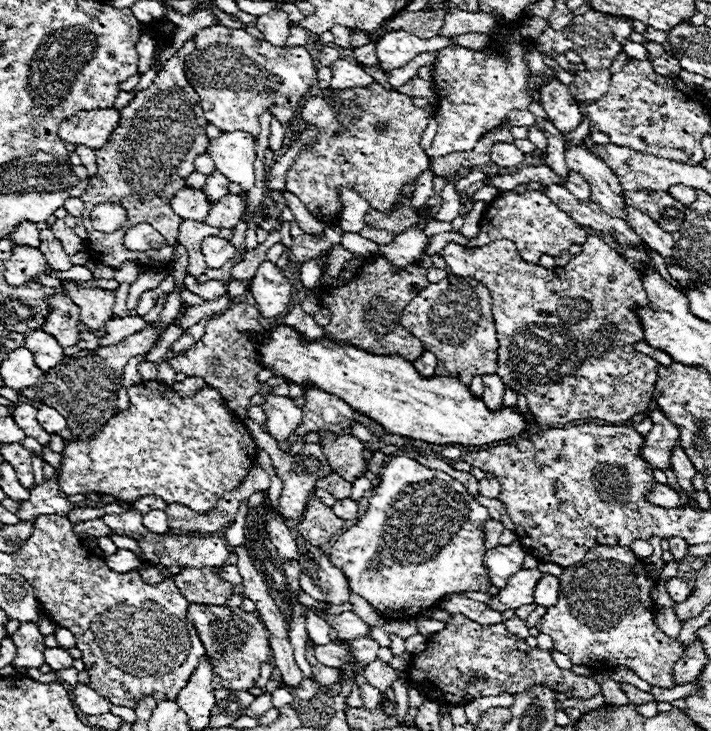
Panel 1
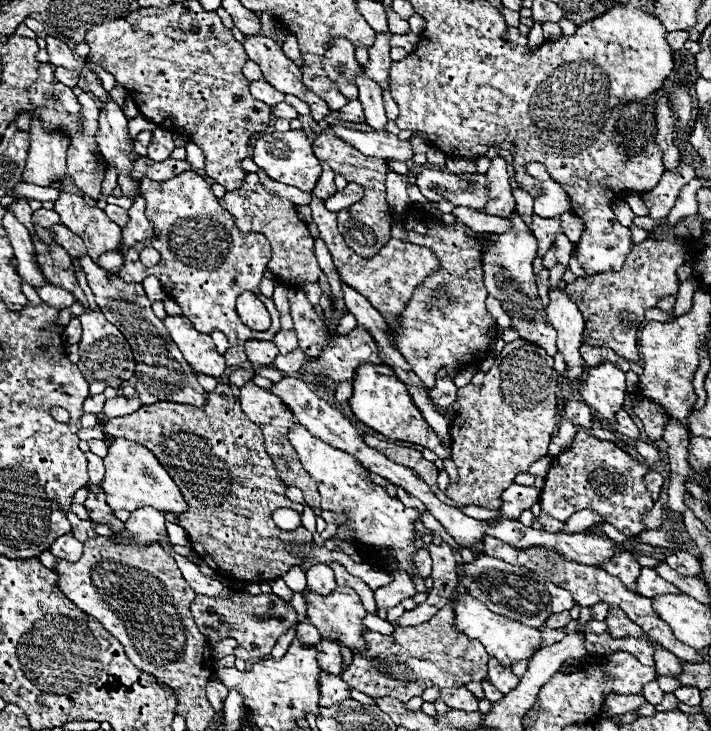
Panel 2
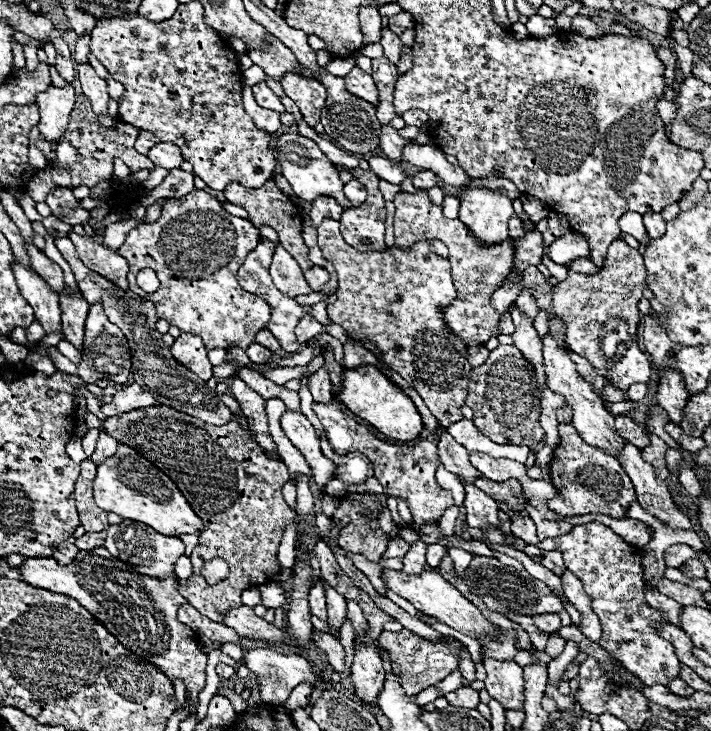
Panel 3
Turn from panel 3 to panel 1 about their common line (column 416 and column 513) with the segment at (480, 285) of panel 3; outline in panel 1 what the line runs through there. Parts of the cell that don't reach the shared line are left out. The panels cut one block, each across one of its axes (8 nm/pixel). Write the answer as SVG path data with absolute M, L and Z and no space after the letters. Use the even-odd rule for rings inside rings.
M528 190L524 194L498 194L496 200L490 202L490 206L483 213L480 230L476 236L476 248L502 238L514 240L522 258L527 262L538 262L540 254L558 256L572 244L582 244L586 240L586 232L566 212L562 212L554 202L550 202L550 198L536 190Z

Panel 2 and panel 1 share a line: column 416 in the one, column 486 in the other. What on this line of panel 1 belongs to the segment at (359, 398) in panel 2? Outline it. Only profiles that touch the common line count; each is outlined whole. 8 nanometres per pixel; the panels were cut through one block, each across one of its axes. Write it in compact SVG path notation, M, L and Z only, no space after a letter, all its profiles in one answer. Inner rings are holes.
M274 326L270 338L264 340L258 348L258 356L262 356L262 364L278 376L286 376L290 382L304 386L306 382L342 398L354 410L362 412L364 416L378 422L390 434L406 436L412 440L424 440L430 444L458 444L458 446L484 446L496 440L516 438L526 430L526 420L516 412L516 408L502 408L498 412L490 412L482 400L476 400L470 390L454 378L422 378L414 370L412 362L402 360L400 356L376 356L354 346L342 344L336 346L326 338L318 338L316 342L302 344L298 332L288 326Z

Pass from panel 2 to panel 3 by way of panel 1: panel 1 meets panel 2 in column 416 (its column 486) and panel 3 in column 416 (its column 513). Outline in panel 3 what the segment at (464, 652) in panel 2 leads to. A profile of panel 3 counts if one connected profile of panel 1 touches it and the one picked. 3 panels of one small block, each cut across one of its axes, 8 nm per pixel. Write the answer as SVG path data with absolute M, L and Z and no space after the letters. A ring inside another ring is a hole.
M402 628L400 632L386 632L384 630L378 638L378 644L384 646L384 650L388 652L388 656L392 660L392 672L400 676L400 686L404 688L404 694L408 694L408 696L414 696L430 686L438 684L448 674L458 670L460 652L466 650L466 646L456 638L444 636L440 642L432 642L432 640L412 634L406 628Z

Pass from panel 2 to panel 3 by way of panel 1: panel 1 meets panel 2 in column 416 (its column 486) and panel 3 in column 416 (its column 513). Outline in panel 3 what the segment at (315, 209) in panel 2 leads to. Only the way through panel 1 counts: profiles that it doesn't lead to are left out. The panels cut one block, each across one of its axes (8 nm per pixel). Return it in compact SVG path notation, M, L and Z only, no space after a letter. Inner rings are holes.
M324 218L318 226L318 246L338 274L338 300L334 304L328 304L326 308L330 320L340 324L352 340L362 340L358 336L366 336L368 340L376 342L382 360L418 390L440 426L446 428L462 420L460 406L464 404L466 396L464 384L468 384L468 372L472 370L472 366L468 362L466 344L456 340L450 328L444 326L440 308L456 298L456 288L450 278L450 262L432 252L432 240L414 242L406 250L390 246L384 252L358 252L342 240L338 220Z

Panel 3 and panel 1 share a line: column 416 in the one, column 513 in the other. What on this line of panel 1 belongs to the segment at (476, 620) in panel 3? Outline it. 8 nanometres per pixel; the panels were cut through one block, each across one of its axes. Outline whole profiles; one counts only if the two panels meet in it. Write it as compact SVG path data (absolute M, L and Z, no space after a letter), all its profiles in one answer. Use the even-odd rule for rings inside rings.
M532 568L532 570L518 570L512 578L508 578L506 586L498 592L498 596L494 596L488 606L494 608L496 612L504 612L508 608L518 608L518 606L524 606L524 604L532 604L534 598L532 598L532 592L534 592L534 586L536 582L542 578L542 572L538 568Z

